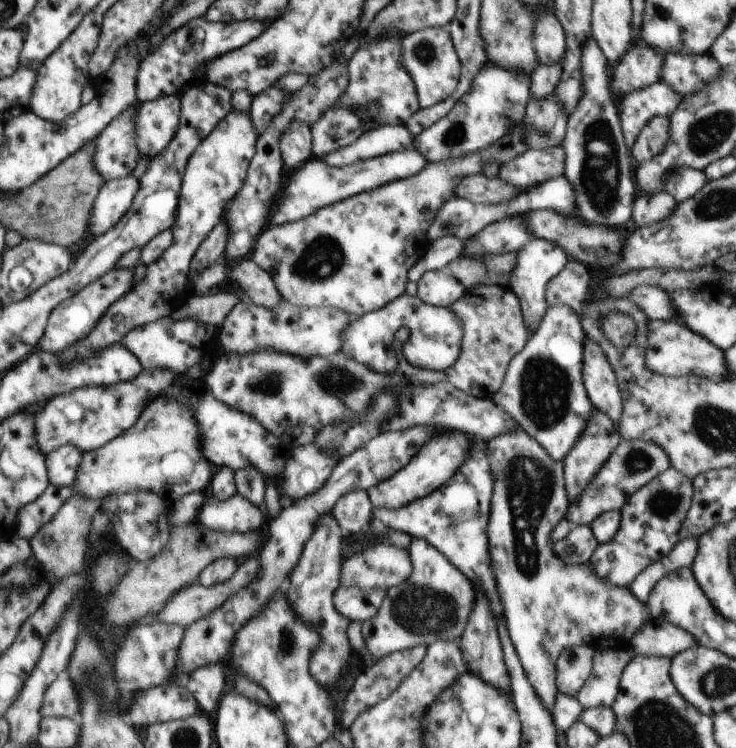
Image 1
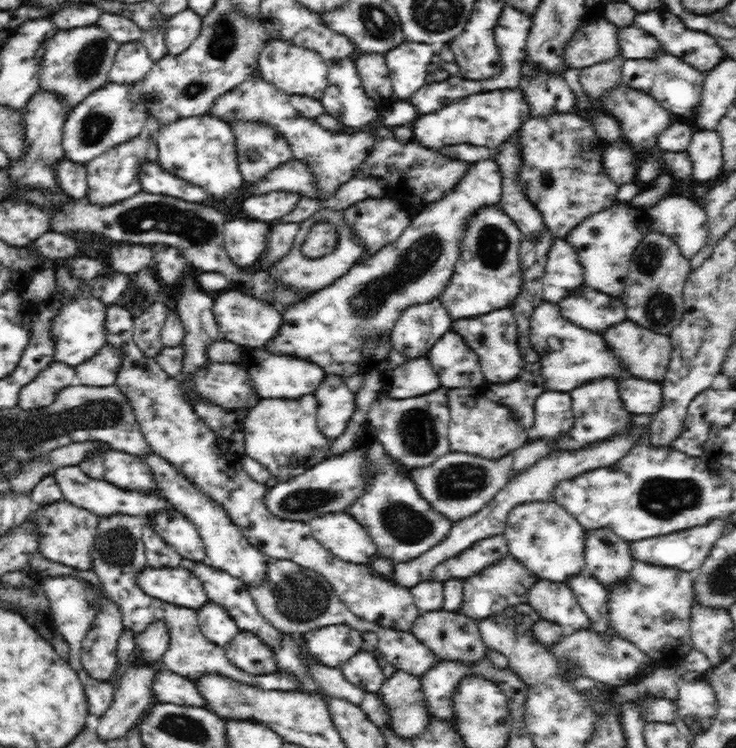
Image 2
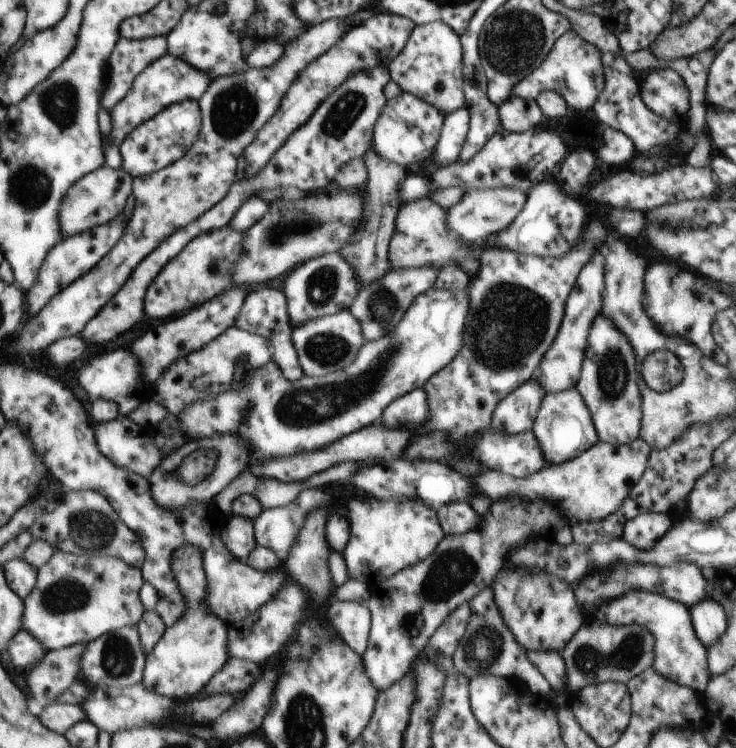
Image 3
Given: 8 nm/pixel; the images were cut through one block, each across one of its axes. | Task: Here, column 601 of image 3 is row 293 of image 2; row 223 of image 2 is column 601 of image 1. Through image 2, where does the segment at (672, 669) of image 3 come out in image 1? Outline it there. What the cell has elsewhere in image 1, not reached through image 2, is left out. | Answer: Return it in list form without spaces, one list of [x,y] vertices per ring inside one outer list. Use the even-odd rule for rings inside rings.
[[[519,427],[513,432],[493,436],[486,441],[486,445],[485,456],[495,478],[488,516],[488,546],[493,558],[493,572],[497,572],[497,592],[501,592],[501,604],[505,604],[505,612],[501,616],[527,682],[545,710],[551,713],[556,698],[556,660],[564,648],[575,644],[594,644],[599,649],[629,649],[629,640],[648,620],[648,606],[641,604],[628,587],[603,582],[588,563],[565,564],[557,558],[549,532],[561,518],[567,517],[570,504],[561,460],[553,460],[545,448],[541,448]]]

